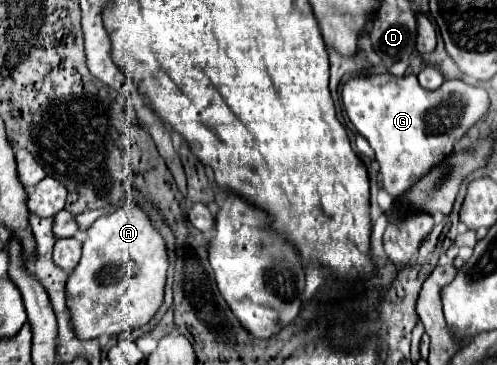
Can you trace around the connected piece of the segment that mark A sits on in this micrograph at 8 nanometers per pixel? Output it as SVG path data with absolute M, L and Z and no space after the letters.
M127 194L121 208L105 216L99 216L91 224L91 228L87 230L87 240L83 242L81 262L69 276L69 284L67 284L69 310L73 310L73 328L77 328L77 336L81 336L81 340L99 338L105 334L115 336L149 324L163 304L167 268L169 268L169 254L167 254L165 238L155 228L147 212L137 204L133 194Z

